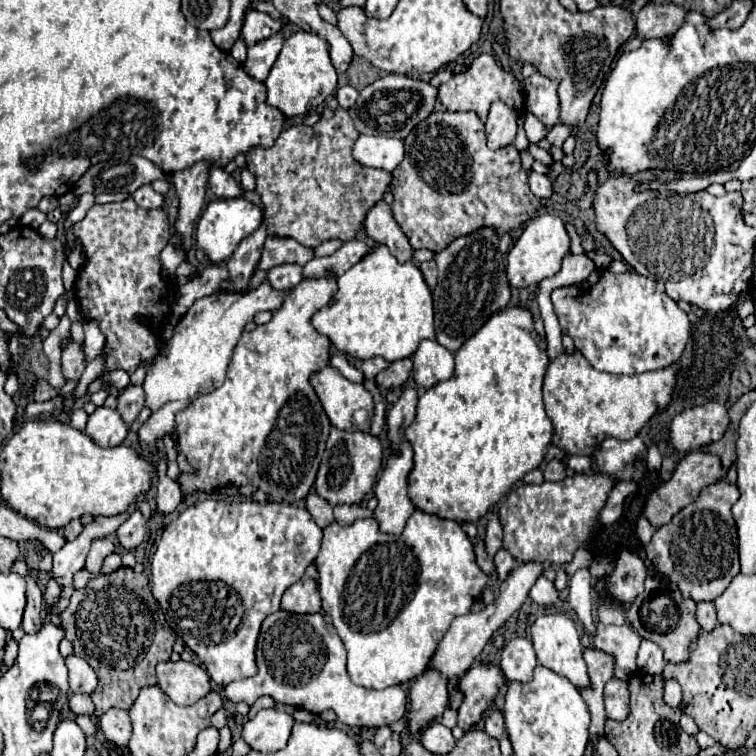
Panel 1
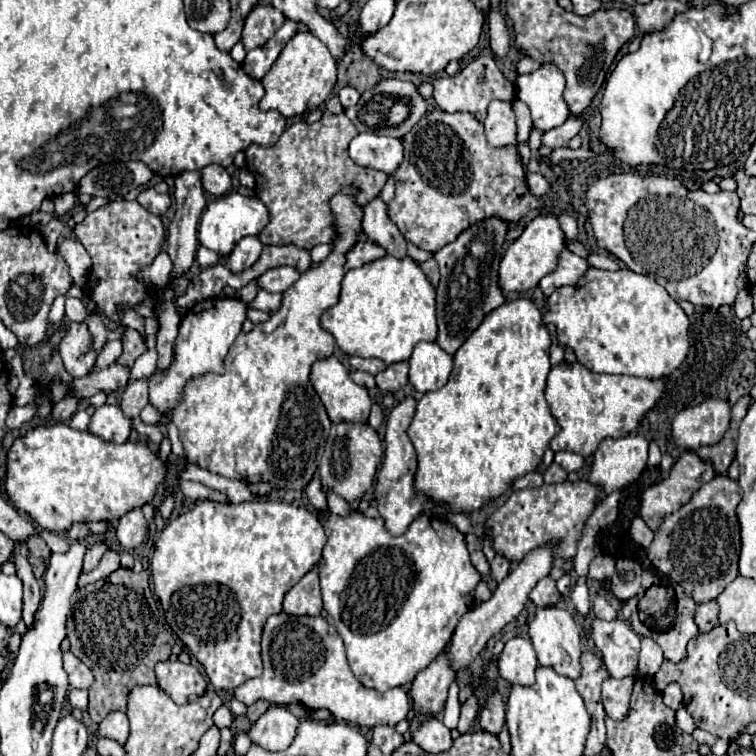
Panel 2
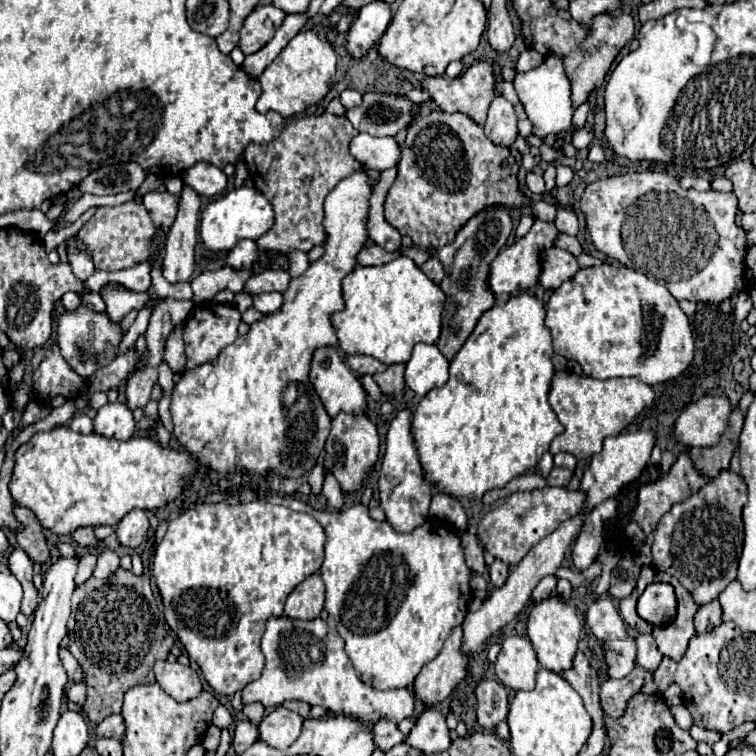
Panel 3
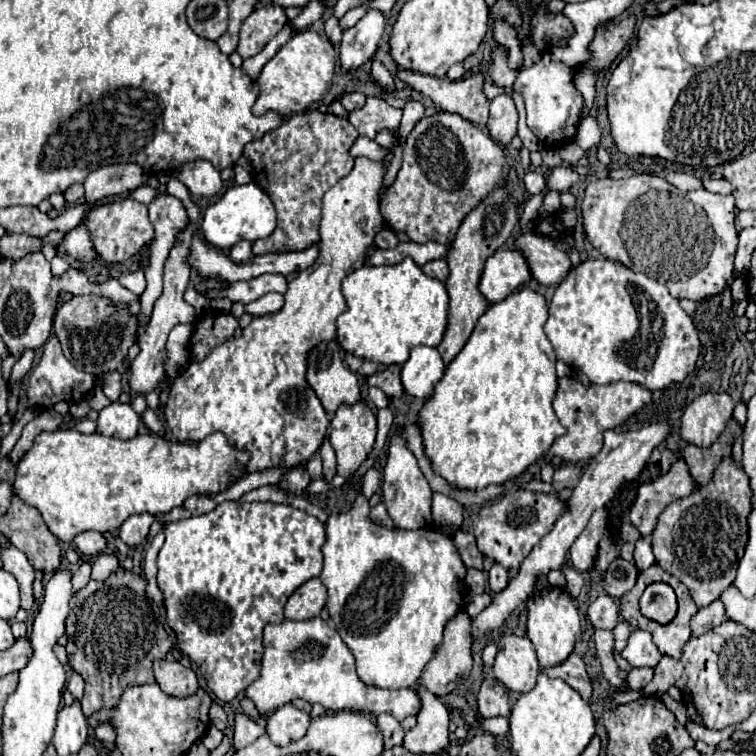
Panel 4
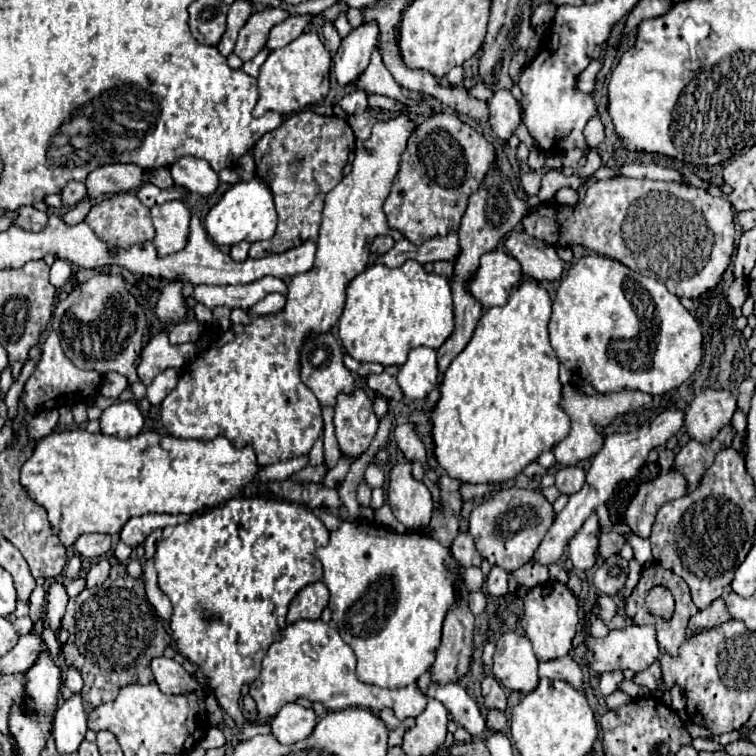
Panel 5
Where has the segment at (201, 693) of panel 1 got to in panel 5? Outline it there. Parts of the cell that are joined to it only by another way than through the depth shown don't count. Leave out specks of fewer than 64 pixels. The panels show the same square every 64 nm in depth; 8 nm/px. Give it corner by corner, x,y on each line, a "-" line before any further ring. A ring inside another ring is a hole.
166,656
154,658
152,672
154,672
156,684
164,694
188,694
198,688
196,678
172,658
166,658

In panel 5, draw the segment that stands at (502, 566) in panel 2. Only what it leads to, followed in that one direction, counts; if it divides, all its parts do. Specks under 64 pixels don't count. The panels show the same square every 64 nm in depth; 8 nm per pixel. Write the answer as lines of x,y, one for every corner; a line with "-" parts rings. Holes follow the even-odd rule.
492,566
488,578
486,578
486,590
490,596
502,598
508,592
508,572
504,572
498,566

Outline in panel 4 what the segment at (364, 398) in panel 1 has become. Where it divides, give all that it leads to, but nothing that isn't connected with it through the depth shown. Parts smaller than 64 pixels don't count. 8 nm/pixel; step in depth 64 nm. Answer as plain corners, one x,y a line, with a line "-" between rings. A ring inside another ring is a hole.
322,342
310,350
306,380
330,416
342,404
360,402
358,378
340,358
338,342

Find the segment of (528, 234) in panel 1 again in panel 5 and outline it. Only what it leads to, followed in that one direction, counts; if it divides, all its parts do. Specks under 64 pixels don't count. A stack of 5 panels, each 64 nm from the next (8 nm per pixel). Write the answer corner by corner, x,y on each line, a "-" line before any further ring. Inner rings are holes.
494,250
482,256
468,290
484,306
504,306
512,288
522,278
520,262
504,250

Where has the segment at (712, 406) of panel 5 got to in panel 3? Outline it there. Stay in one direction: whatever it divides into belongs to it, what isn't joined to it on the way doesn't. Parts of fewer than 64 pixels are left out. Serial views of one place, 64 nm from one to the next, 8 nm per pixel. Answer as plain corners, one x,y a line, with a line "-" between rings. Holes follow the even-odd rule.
704,396
678,416
674,438
688,448
716,446
728,426
730,412
732,406
726,396

